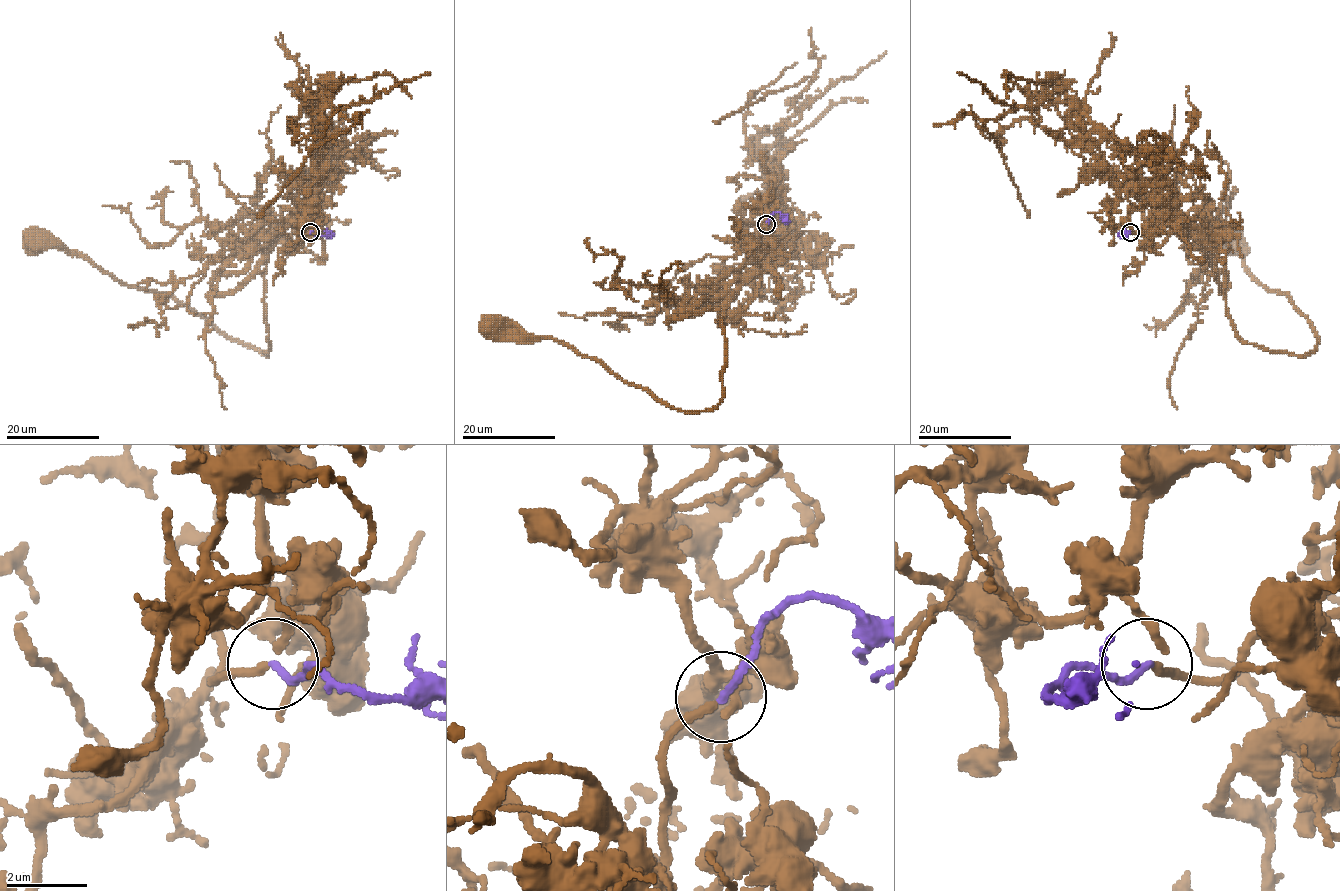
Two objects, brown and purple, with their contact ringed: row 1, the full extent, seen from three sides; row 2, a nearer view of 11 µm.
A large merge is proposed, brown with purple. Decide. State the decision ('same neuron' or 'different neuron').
same neuron

